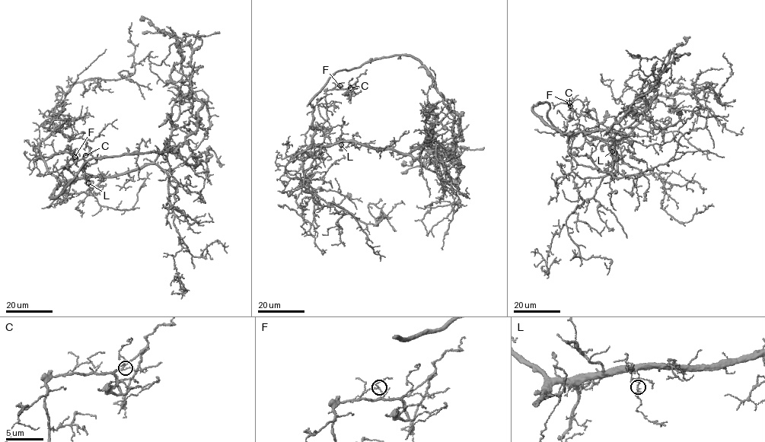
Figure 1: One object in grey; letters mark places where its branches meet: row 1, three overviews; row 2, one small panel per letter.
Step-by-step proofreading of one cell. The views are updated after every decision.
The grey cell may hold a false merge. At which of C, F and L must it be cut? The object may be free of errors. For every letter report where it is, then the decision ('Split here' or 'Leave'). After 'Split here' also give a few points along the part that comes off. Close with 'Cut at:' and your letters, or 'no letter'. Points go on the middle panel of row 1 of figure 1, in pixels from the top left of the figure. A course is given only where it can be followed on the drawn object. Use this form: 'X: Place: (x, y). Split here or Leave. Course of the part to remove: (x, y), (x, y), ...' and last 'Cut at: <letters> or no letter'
C: Place: (350, 87). Leave
F: Place: (339, 85). Leave
L: Place: (341, 144). Split here. Course of the part to remove: (341, 144), (340, 151), (349, 144), (419, 148), (460, 166), (456, 144), (436, 170), (371, 208), (326, 182)
Cut at: L

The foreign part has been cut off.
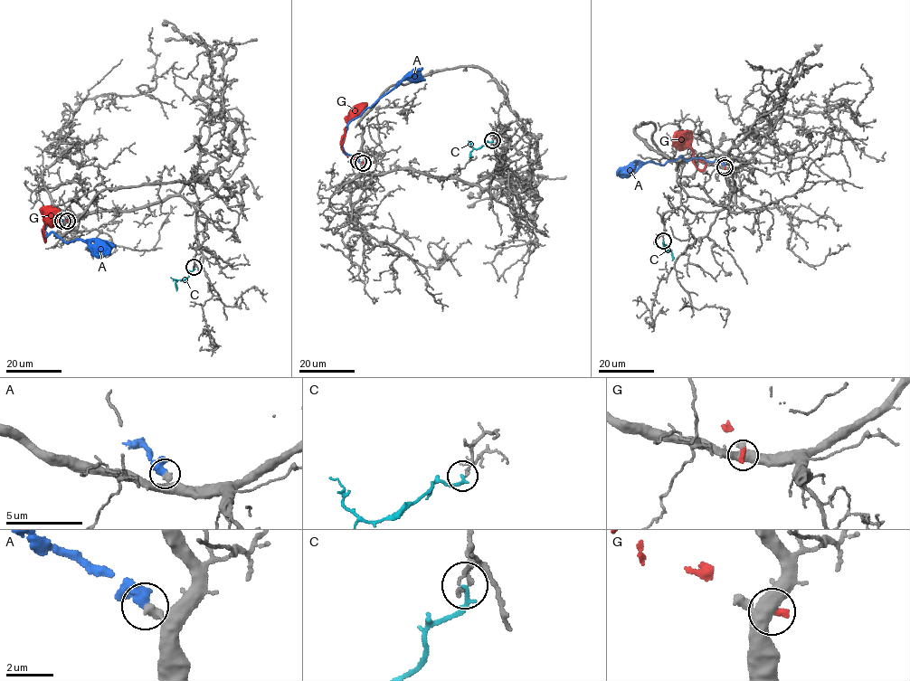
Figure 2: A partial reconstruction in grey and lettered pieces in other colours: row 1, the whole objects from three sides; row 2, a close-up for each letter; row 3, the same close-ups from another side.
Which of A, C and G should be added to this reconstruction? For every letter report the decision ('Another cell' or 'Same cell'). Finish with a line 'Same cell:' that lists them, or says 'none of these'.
A: Same cell
C: Another cell
G: Another cell
Same cell: A

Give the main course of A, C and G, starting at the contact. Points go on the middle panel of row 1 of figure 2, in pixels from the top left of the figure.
A: (358, 161), (343, 149), (347, 124), (410, 73), (422, 67)
C: (492, 140), (473, 149), (469, 157)
G: (363, 163), (348, 156), (340, 145), (345, 126), (365, 102)

